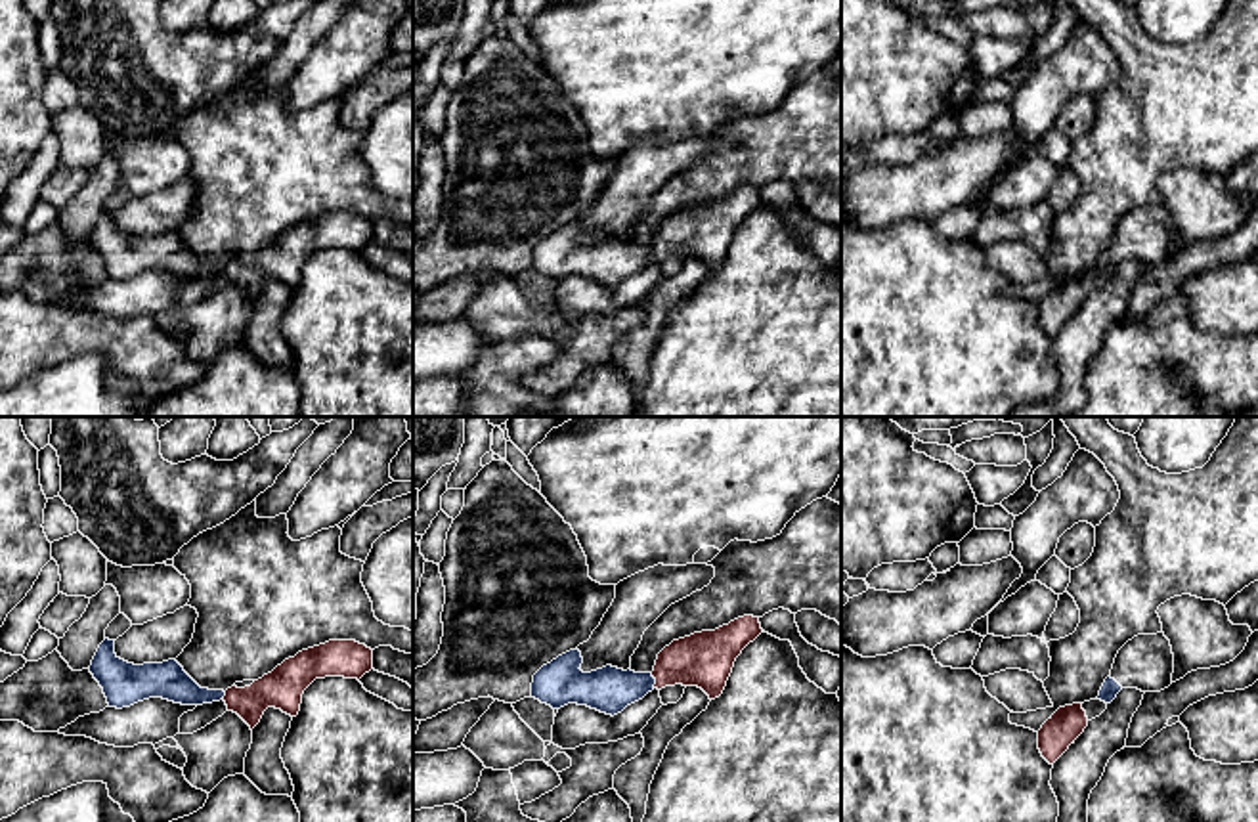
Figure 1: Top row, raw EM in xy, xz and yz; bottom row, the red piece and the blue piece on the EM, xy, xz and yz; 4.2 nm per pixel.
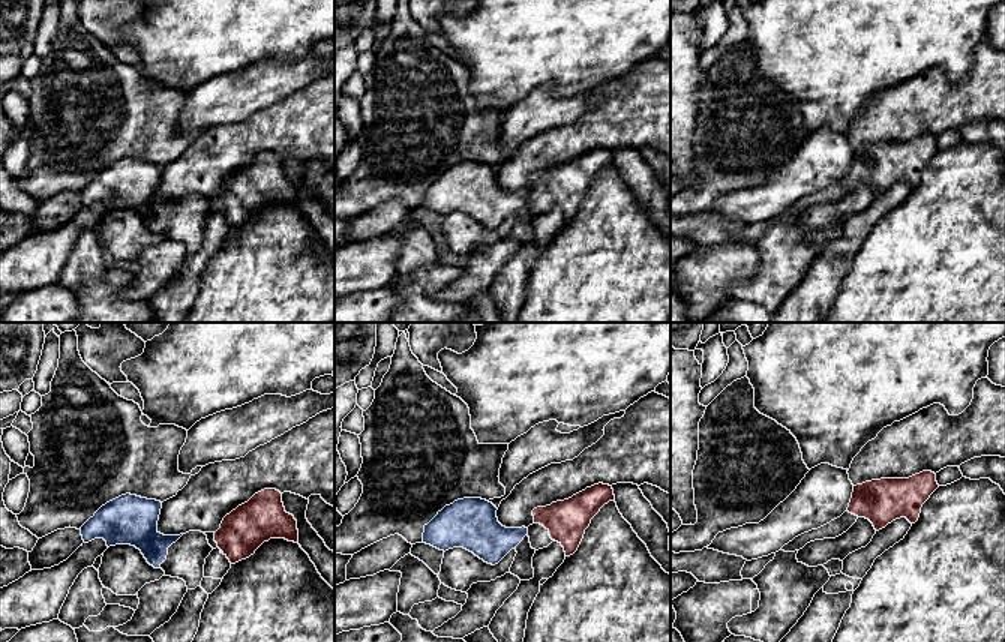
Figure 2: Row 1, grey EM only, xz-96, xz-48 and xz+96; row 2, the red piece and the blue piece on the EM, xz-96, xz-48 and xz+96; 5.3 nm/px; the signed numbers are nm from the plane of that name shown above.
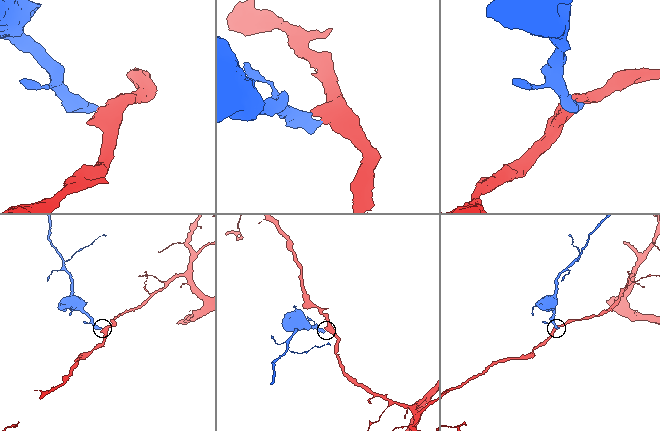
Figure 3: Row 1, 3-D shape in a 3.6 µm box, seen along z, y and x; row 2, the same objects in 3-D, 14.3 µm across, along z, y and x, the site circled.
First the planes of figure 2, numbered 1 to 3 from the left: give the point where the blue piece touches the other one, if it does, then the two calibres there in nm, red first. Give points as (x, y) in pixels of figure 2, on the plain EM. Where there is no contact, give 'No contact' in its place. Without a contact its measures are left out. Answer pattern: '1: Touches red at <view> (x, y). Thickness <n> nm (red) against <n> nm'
1: No contact
2: No contact
3: No contact

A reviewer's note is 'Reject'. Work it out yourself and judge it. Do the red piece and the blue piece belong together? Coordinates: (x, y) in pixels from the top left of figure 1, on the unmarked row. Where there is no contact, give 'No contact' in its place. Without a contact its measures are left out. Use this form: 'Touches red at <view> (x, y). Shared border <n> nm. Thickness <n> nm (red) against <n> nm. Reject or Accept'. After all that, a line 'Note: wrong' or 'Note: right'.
Touches red at xz (656, 253). Shared border 70 nm. Thickness 240 nm (red) against 190 nm. Reject
Note: right

